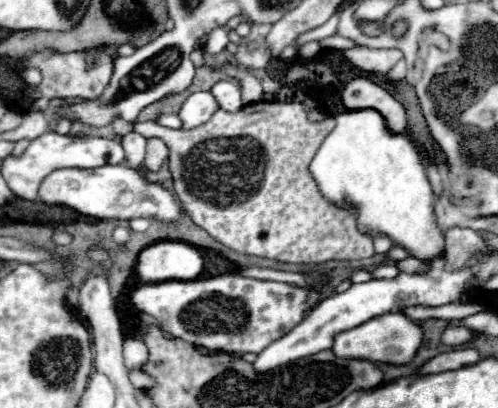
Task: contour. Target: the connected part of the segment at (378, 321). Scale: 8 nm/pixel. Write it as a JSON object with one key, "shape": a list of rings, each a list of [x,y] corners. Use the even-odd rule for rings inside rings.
{"shape":[[[386,313],[380,317],[374,317],[354,329],[342,331],[338,335],[334,335],[334,345],[332,345],[332,353],[340,359],[366,359],[372,363],[388,363],[388,365],[408,365],[416,351],[422,345],[422,337],[424,337],[424,329],[412,321],[410,317],[406,317],[404,313]]]}

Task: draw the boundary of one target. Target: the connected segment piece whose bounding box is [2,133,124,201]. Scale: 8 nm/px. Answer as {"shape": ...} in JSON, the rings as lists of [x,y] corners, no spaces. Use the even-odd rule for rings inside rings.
{"shape":[[[46,133],[38,139],[34,139],[22,157],[6,157],[2,165],[2,175],[8,181],[8,187],[14,191],[14,195],[36,201],[38,197],[38,185],[46,175],[50,175],[56,169],[64,167],[82,167],[82,169],[94,169],[102,165],[118,165],[124,163],[124,149],[114,139],[104,137],[72,137],[72,135],[60,135],[60,133]]]}

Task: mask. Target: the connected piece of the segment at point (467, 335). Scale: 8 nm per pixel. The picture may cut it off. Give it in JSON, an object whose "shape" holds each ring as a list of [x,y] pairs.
{"shape":[[[450,325],[446,327],[446,331],[442,333],[442,343],[450,345],[450,347],[458,347],[464,345],[472,339],[472,331],[466,327],[458,327],[458,325]]]}

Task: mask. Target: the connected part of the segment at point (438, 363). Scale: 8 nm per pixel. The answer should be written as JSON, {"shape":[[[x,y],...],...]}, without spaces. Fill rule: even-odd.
{"shape":[[[464,347],[464,349],[454,349],[448,353],[440,353],[438,357],[430,359],[422,369],[420,375],[428,373],[442,373],[442,371],[452,371],[468,365],[476,365],[480,361],[480,353],[474,347]]]}

